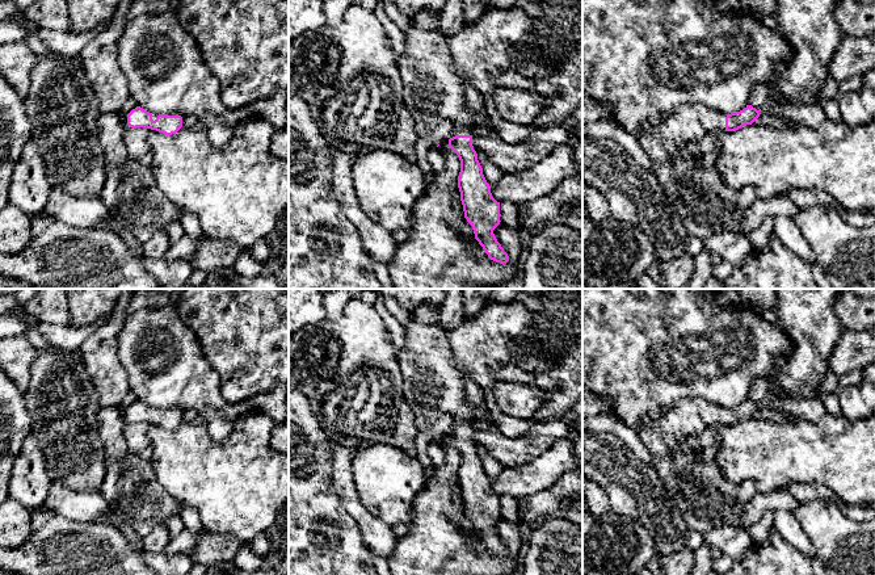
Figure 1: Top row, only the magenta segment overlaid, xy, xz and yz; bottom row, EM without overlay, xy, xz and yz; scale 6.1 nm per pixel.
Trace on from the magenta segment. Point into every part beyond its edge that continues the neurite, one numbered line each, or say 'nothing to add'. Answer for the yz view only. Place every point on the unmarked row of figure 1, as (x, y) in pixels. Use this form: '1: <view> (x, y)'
1: yz (706, 499)

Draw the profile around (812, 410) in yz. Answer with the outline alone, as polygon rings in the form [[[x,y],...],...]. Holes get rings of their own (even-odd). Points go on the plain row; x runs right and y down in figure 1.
[[[783,398],[770,404],[770,407],[786,412],[791,416],[795,416],[799,420],[812,423],[820,421],[828,414],[828,411],[825,410],[824,404],[819,398],[812,399]]]

